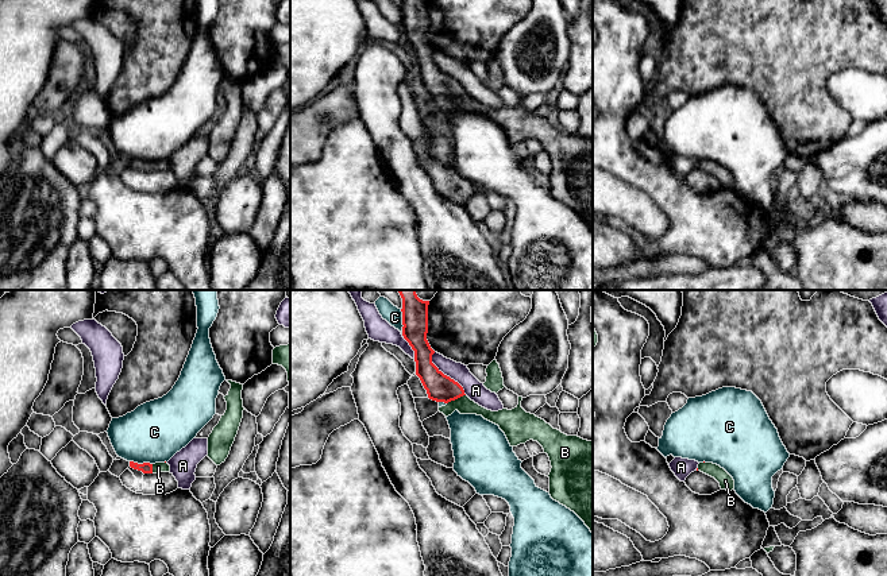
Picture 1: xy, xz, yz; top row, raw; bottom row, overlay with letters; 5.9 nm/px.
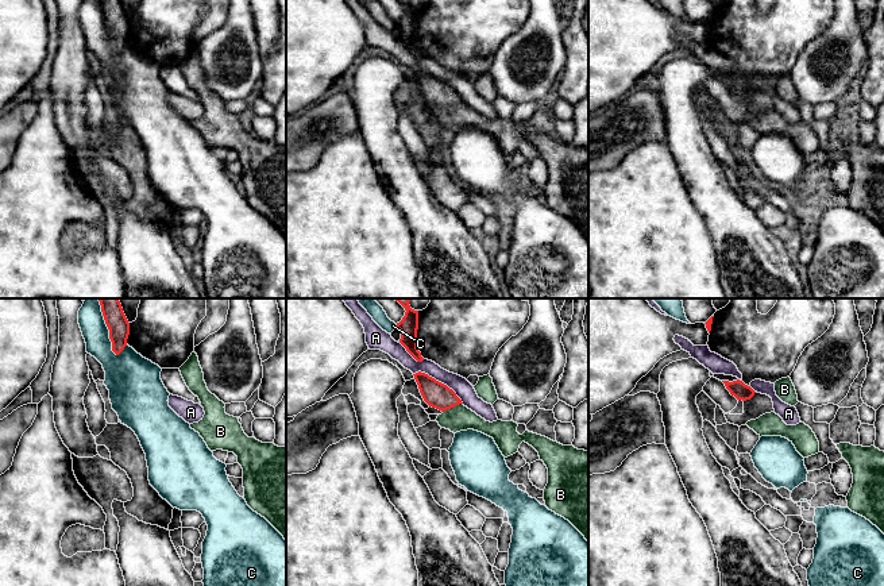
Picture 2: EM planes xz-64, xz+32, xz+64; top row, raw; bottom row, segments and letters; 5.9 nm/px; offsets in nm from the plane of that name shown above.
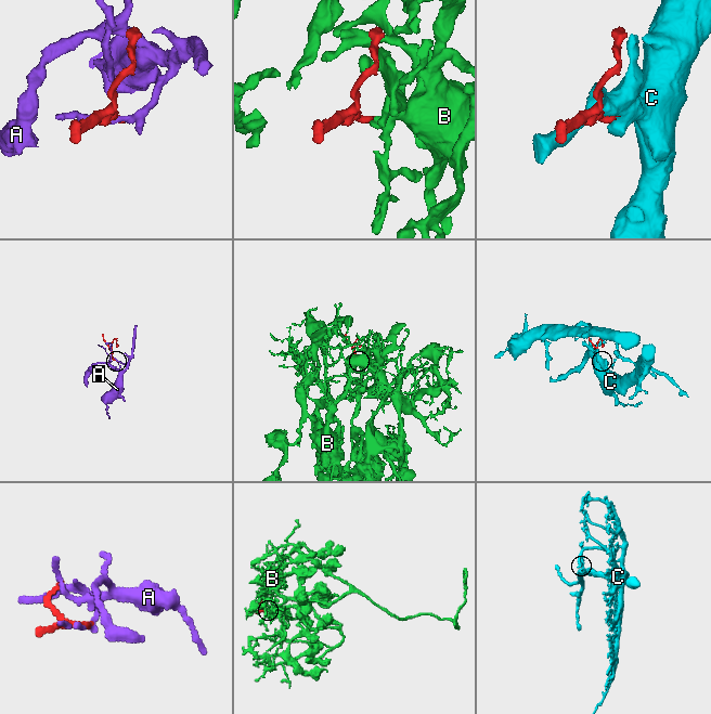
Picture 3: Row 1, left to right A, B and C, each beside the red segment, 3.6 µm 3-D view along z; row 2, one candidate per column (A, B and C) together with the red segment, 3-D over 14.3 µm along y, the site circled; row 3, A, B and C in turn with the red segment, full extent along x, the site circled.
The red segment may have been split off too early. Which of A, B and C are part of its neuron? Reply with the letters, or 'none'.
B

